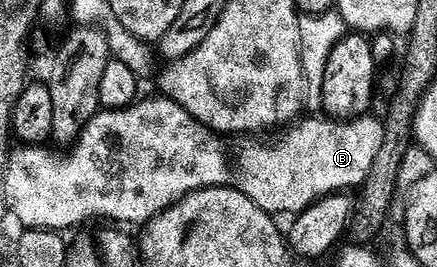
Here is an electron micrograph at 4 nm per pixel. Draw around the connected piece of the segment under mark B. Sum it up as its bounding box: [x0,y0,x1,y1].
[240,115,385,217]

